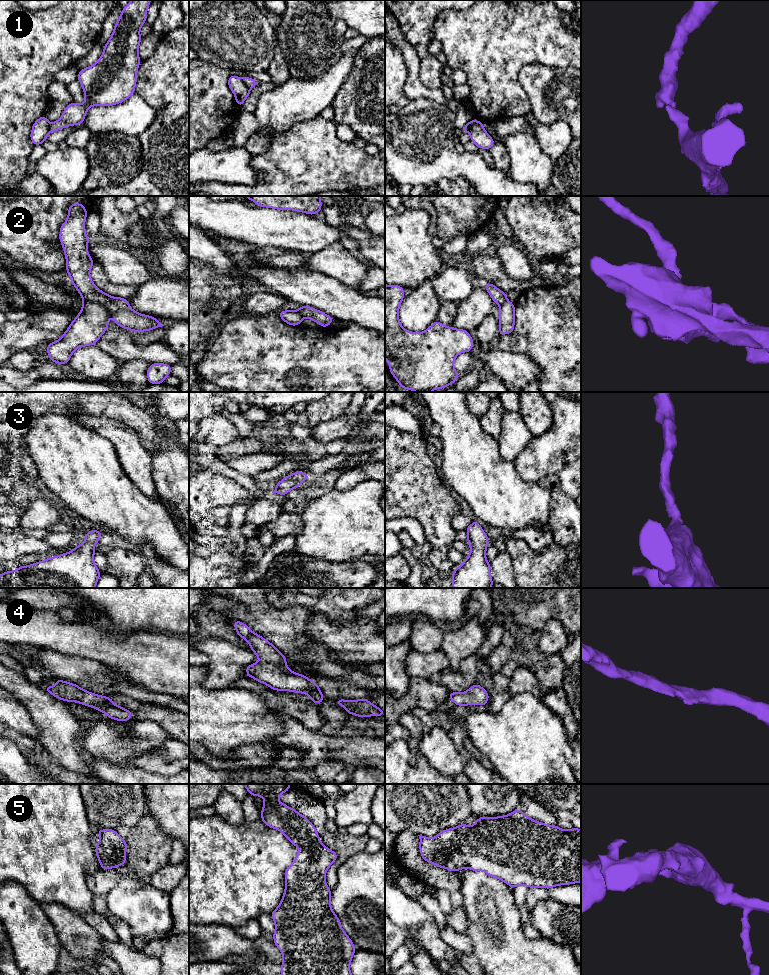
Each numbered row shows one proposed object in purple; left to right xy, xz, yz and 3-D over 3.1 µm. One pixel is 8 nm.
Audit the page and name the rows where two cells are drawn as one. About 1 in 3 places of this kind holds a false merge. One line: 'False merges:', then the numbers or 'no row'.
False merges: 1, 2

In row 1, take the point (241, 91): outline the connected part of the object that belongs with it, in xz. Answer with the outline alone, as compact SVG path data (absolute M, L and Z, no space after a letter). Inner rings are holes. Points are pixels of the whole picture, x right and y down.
M230 75L228 86L235 95L237 105L243 105L243 102L250 95L250 88L244 83L243 79L238 76Z

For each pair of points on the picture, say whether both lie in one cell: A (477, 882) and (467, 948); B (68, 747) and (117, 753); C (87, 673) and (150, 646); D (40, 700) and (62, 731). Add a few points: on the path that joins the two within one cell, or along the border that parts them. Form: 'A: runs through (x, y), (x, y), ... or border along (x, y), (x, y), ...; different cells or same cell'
A: border along (465, 934), (471, 941), (472, 953); different cells
B: border along (85, 733), (84, 749), (90, 758); different cells
C: border along (82, 657), (96, 659), (109, 670), (125, 677); different cells
D: runs through (44, 708), (56, 723); same cell

